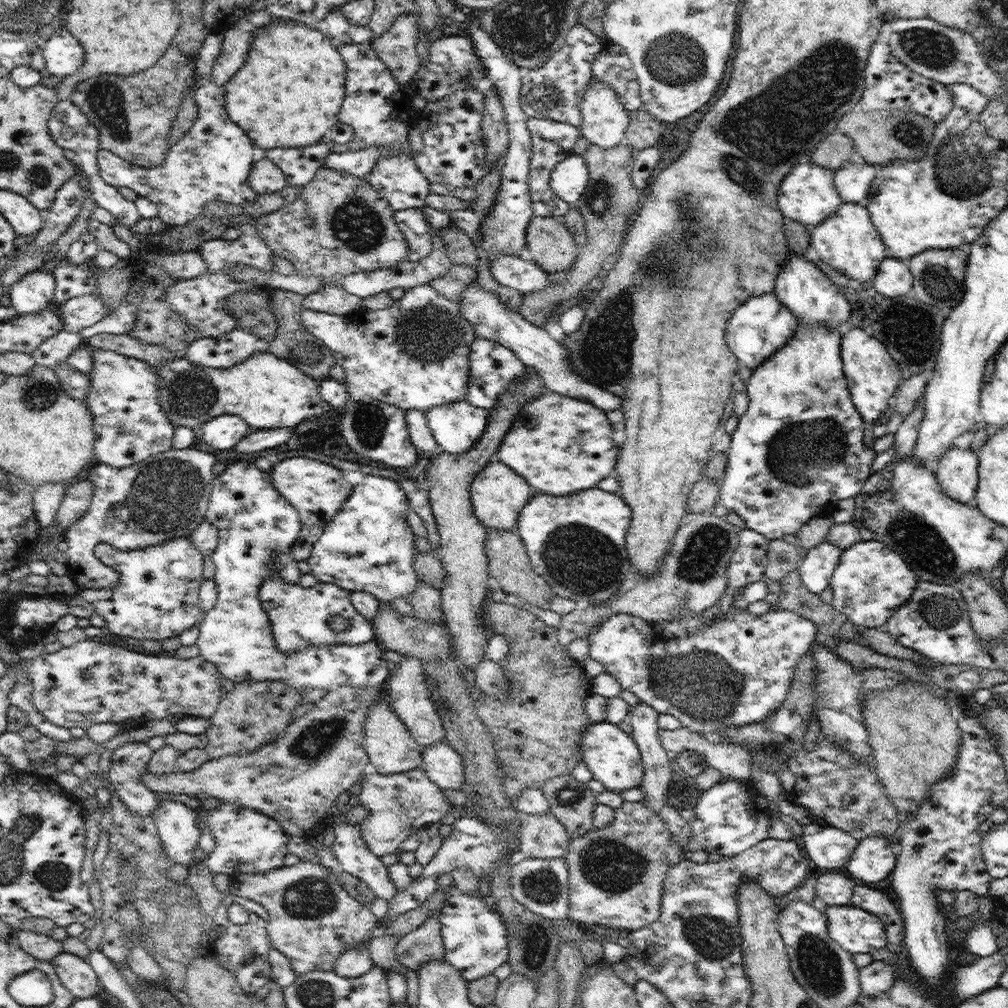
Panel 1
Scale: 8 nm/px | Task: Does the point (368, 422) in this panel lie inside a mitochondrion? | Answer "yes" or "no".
yes

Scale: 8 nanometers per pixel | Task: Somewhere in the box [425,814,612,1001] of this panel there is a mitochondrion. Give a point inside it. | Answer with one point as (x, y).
(534, 936)

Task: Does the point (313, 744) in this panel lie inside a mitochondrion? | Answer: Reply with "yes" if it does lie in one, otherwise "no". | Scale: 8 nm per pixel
yes

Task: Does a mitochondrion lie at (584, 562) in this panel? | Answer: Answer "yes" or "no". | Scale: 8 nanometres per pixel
yes

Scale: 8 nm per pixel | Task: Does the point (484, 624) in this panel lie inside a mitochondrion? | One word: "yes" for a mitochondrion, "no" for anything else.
no

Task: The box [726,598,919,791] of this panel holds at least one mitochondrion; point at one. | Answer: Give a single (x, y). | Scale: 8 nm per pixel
(773, 750)

